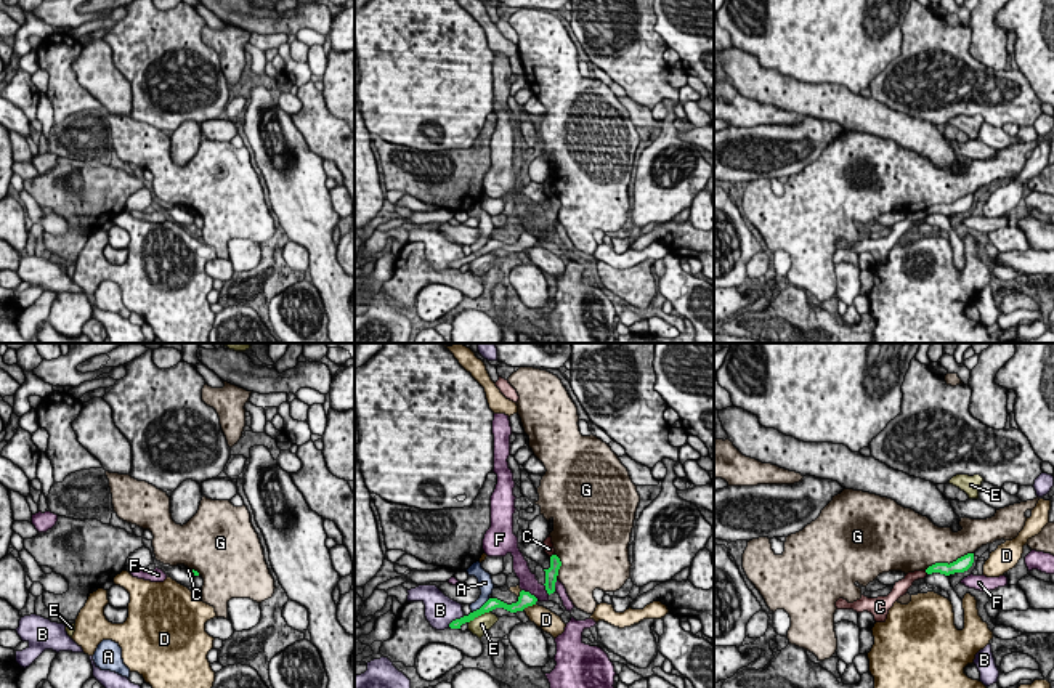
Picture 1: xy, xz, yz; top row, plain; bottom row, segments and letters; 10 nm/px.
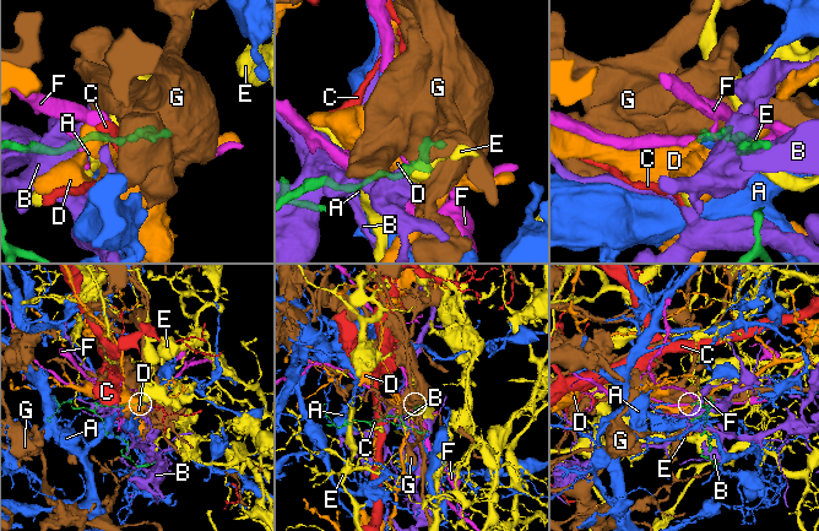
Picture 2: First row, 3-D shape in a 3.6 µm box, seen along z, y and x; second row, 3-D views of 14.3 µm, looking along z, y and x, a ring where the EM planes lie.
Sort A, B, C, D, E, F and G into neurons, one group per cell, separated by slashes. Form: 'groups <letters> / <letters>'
groups A / B / C / D / E / F / G

